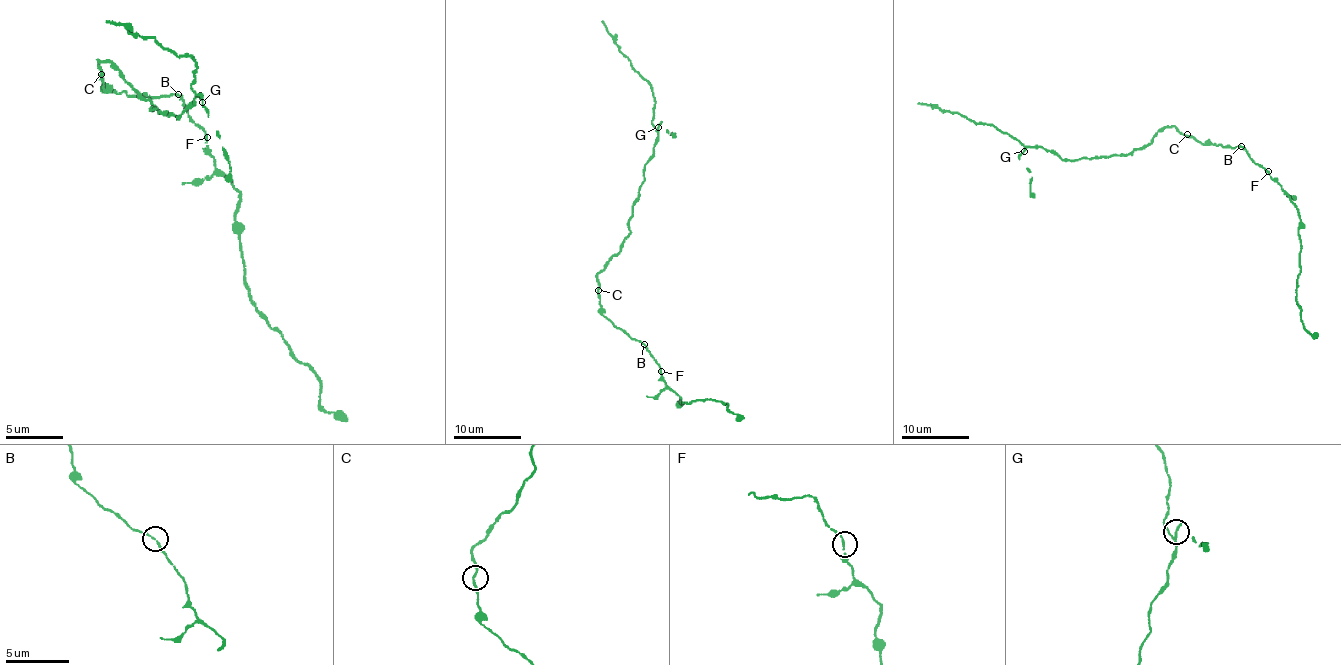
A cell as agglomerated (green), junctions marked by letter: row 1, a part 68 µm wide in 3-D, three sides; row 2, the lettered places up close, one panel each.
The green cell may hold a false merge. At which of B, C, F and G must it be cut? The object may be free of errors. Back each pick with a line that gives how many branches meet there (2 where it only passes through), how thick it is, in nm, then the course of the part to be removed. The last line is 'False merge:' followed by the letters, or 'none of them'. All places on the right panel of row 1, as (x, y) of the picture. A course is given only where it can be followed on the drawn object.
False merge: none of them

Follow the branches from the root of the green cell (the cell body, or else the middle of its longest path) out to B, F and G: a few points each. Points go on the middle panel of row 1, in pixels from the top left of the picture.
B: (598, 288), (602, 314), (632, 339), (644, 344)
F: (598, 288), (602, 314), (632, 339), (639, 341), (661, 371)
G: (598, 288), (597, 275), (629, 234), (632, 204), (644, 180), (644, 165), (653, 155), (658, 127)

